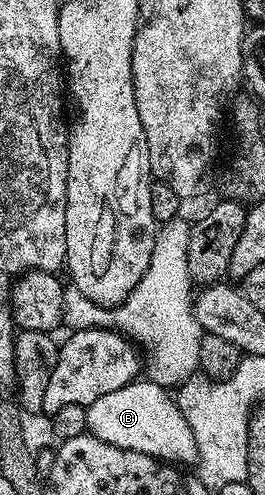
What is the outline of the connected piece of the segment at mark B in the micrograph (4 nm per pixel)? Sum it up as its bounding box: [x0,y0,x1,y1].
[87,380,197,464]

